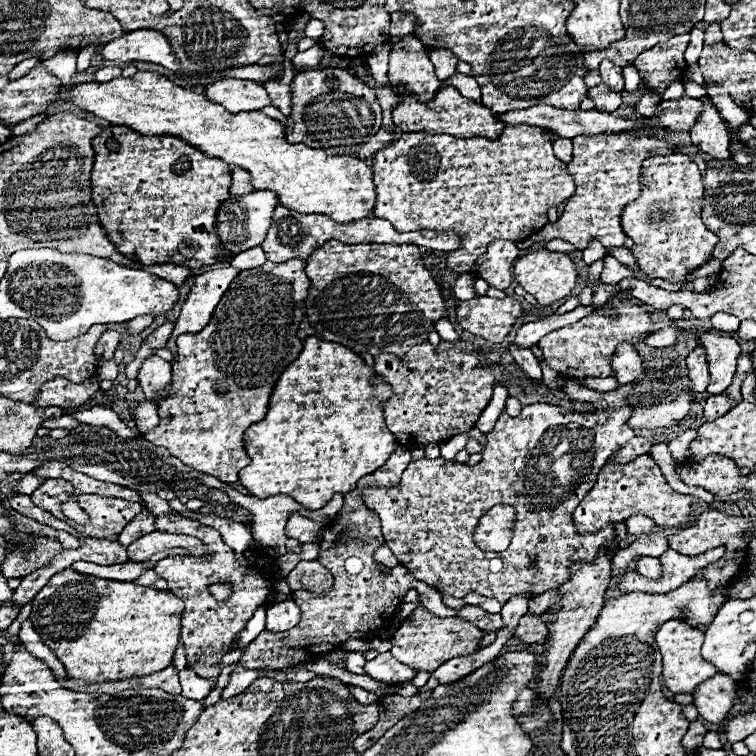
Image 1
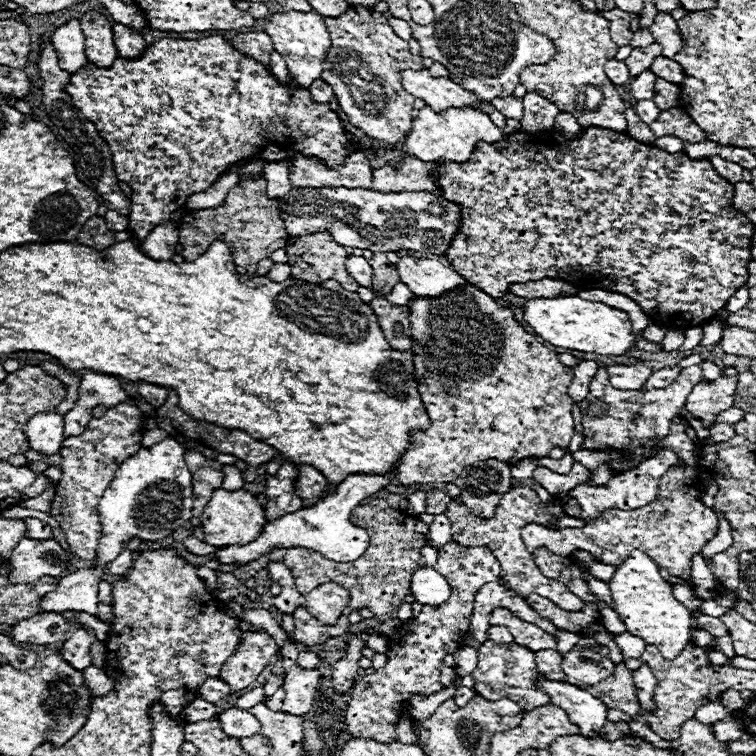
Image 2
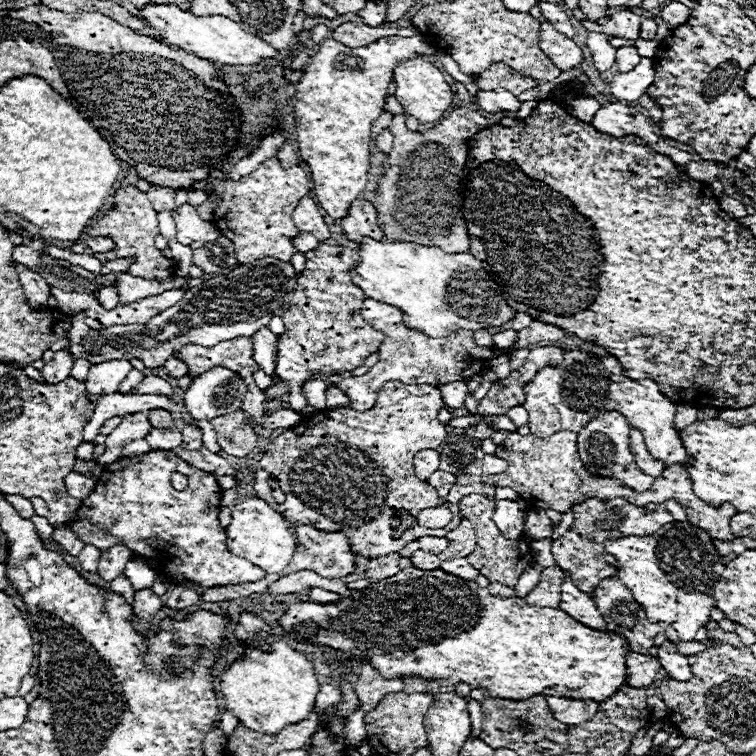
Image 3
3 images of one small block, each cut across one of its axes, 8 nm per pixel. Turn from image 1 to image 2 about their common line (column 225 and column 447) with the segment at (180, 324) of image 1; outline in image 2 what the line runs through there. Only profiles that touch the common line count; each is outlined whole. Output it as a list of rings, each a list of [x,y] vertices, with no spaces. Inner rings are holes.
[[[404,256],[400,258],[396,268],[400,274],[400,282],[404,282],[416,296],[436,298],[444,292],[452,292],[468,284],[458,272],[430,258]]]

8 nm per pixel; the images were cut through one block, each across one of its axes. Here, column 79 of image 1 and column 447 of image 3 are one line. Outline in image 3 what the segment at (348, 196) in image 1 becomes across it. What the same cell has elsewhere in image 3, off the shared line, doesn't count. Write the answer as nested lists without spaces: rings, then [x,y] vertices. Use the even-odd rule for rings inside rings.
[[[416,56],[412,60],[402,60],[400,64],[396,64],[394,68],[394,84],[396,84],[396,100],[402,104],[404,114],[414,116],[418,122],[426,124],[426,122],[434,122],[438,120],[444,110],[452,104],[452,88],[446,84],[444,74],[430,62],[426,62],[424,58]]]

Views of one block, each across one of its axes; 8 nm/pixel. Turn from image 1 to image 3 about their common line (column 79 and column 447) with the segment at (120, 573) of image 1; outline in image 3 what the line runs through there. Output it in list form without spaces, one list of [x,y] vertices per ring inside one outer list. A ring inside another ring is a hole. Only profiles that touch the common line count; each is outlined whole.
[[[466,558],[452,560],[452,562],[442,562],[442,570],[448,572],[448,574],[454,574],[458,578],[464,578],[464,580],[476,580],[476,576],[478,576],[476,568],[472,568],[472,564],[468,564]]]

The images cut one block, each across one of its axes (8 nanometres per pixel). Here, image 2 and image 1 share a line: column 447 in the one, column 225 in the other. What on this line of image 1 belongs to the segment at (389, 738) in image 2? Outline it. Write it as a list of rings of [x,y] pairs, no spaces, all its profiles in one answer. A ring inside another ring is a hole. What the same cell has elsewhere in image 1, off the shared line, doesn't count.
[[[162,514],[156,516],[156,530],[196,536],[210,550],[210,556],[168,556],[154,566],[154,572],[160,578],[164,578],[168,582],[168,590],[180,596],[186,604],[182,612],[182,644],[186,650],[188,668],[194,670],[200,678],[206,678],[208,682],[216,684],[222,670],[220,668],[222,656],[236,650],[240,632],[246,628],[246,622],[252,618],[254,610],[264,604],[270,586],[266,580],[258,578],[254,570],[250,570],[248,574],[242,572],[242,568],[234,558],[234,552],[222,542],[220,534],[214,528],[202,526],[200,522],[182,518],[178,514]],[[218,580],[230,582],[234,590],[232,596],[224,602],[214,600],[208,592],[208,586]]]

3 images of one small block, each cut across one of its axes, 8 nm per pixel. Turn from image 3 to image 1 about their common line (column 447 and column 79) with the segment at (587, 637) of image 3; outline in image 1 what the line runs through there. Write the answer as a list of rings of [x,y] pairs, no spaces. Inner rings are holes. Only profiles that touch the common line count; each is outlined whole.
[[[66,568],[48,580],[32,602],[30,622],[42,642],[64,664],[68,678],[80,682],[112,682],[160,672],[172,664],[174,650],[180,644],[180,616],[184,602],[166,590],[154,590],[132,582],[104,580]]]

